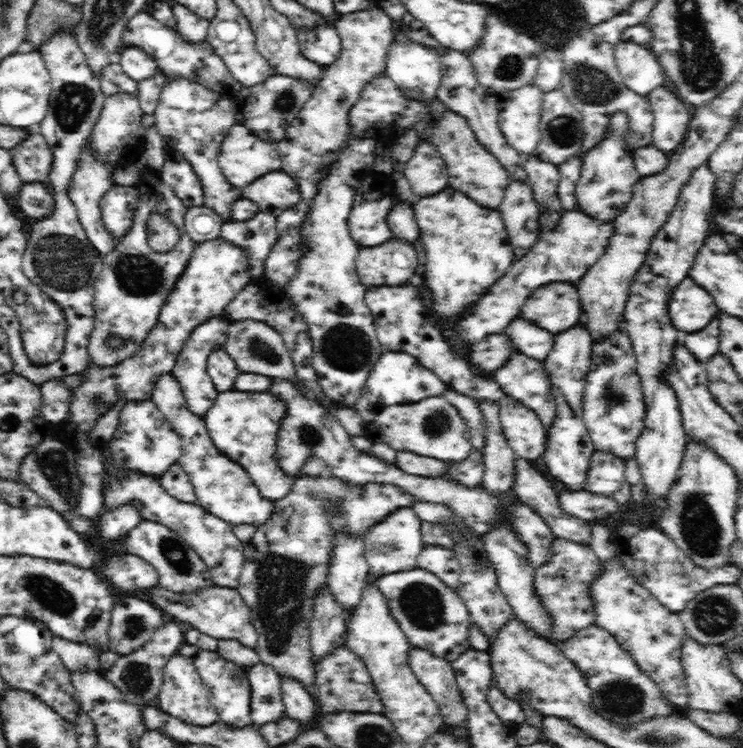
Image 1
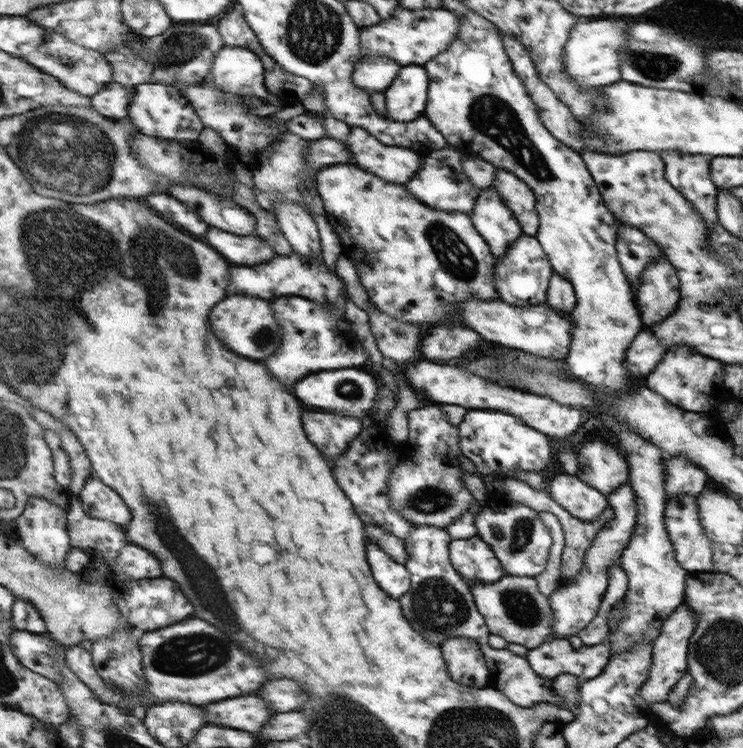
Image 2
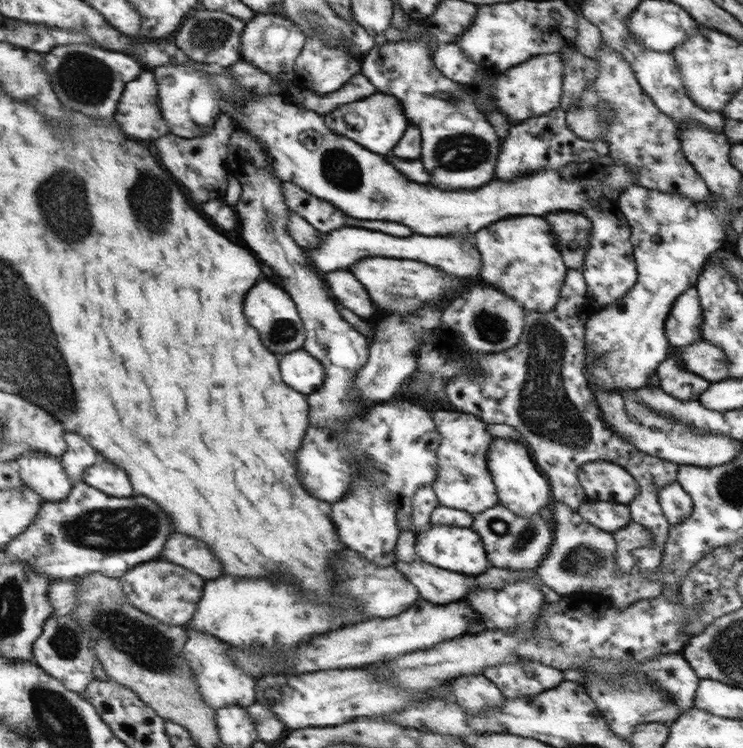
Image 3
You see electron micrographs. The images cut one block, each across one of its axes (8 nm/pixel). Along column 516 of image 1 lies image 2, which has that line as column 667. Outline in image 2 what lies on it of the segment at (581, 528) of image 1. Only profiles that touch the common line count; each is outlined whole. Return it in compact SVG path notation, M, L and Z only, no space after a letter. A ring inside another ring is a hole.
M677 454L665 462L665 493L668 498L677 494L697 496L704 490L706 480L708 475L683 454Z

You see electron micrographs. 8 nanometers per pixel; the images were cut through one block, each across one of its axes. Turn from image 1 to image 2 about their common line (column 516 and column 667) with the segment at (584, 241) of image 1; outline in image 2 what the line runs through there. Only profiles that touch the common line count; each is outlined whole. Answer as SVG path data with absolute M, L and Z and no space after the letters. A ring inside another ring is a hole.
M658 257L642 273L640 286L635 293L646 327L664 322L674 314L681 302L681 282L674 265L664 257Z

